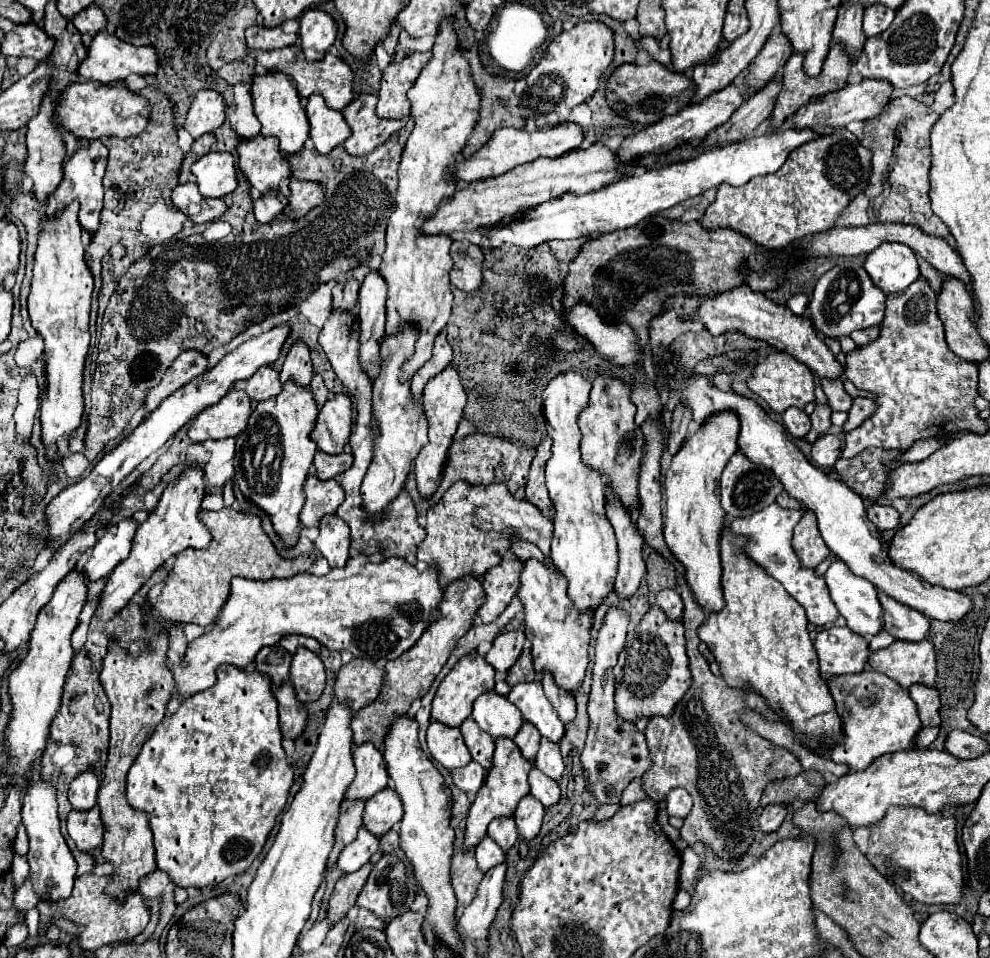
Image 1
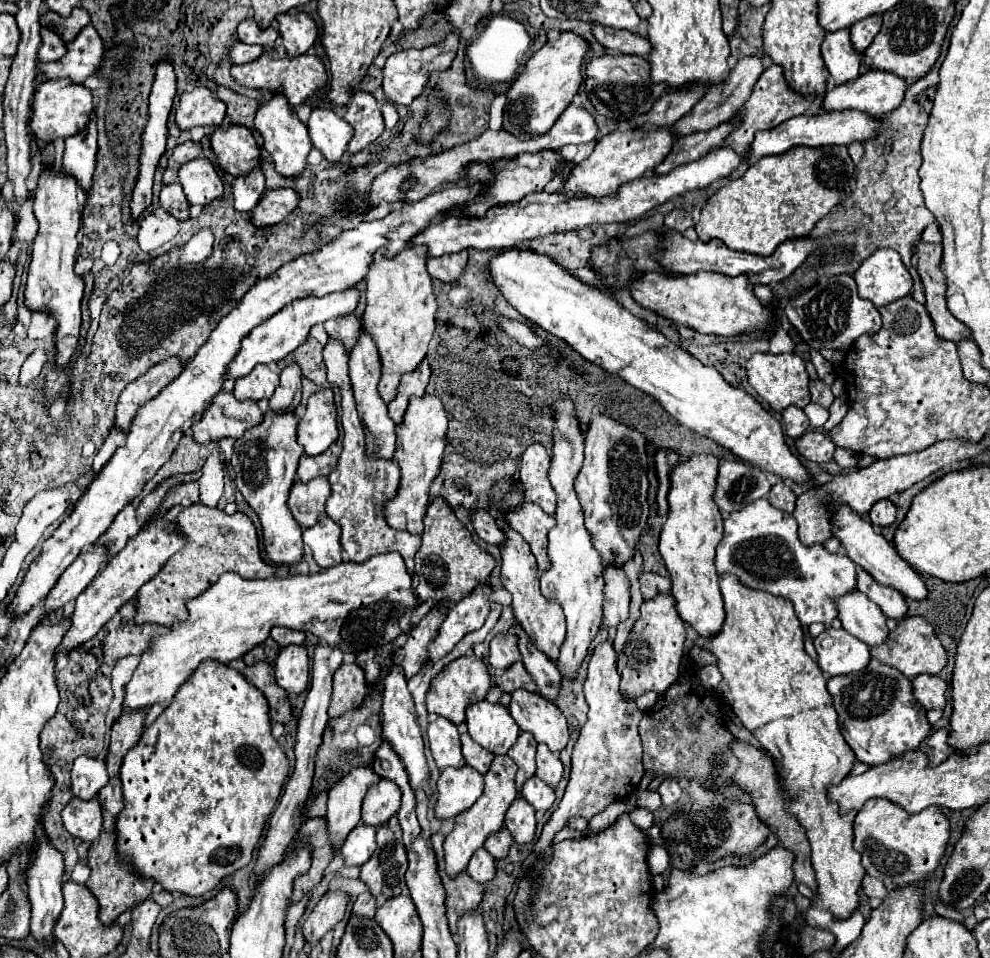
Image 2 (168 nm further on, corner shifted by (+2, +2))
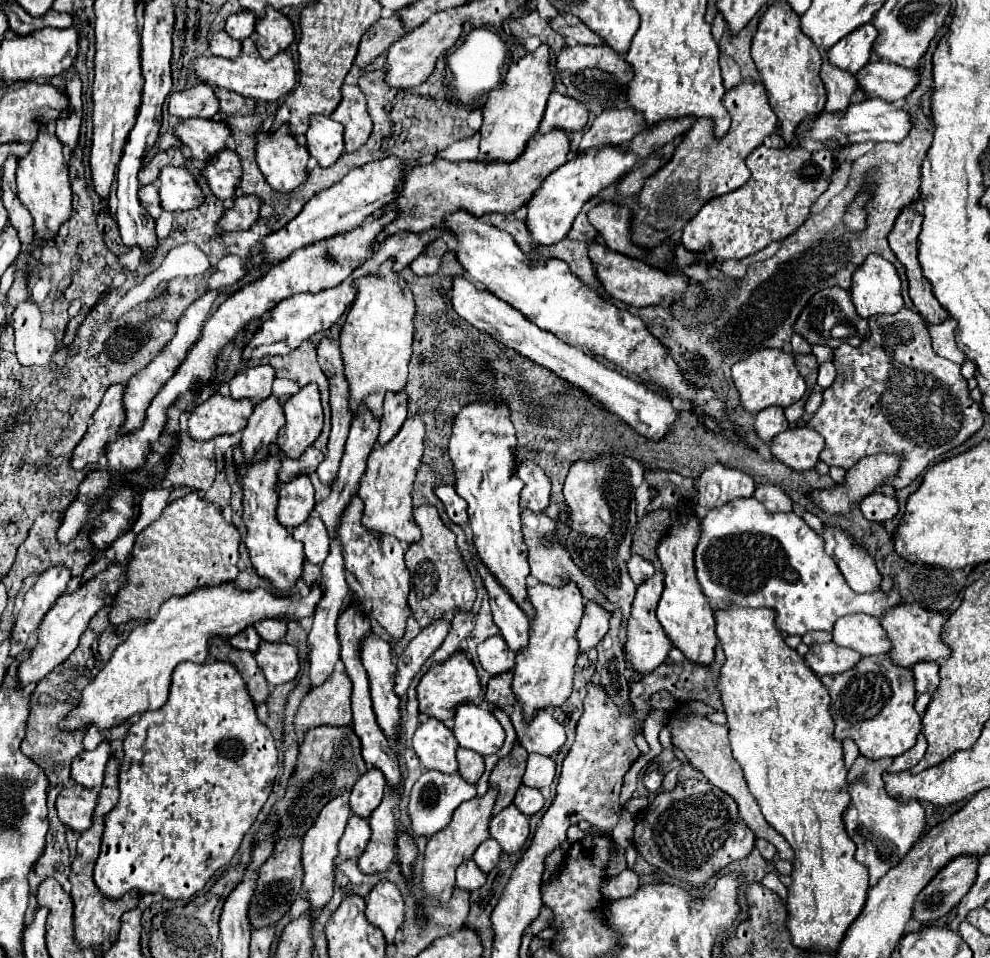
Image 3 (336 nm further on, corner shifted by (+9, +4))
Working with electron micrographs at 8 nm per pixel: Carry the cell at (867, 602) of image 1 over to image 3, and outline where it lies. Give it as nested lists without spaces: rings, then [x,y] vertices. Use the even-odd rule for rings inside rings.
[[[869,614],[841,616],[833,628],[833,642],[845,648],[853,648],[863,656],[887,654],[891,650],[891,642],[881,628],[879,618]]]

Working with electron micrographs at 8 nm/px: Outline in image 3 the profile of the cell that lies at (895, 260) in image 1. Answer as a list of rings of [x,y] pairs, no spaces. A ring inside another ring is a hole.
[[[871,254],[853,272],[851,300],[861,318],[899,312],[903,308],[903,296],[897,268],[879,254]]]

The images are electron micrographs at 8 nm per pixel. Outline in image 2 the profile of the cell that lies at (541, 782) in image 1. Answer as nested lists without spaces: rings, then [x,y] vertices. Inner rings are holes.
[[[532,776],[526,784],[524,784],[524,788],[522,788],[522,798],[524,800],[528,800],[536,810],[540,810],[540,812],[546,812],[552,804],[554,804],[554,800],[556,800],[556,796],[554,796],[554,788],[550,788],[548,784],[544,784],[540,778],[536,778],[536,776]]]

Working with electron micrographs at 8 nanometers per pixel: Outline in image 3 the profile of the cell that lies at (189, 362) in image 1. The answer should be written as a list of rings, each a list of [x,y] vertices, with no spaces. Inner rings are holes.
[[[113,384],[105,392],[99,408],[93,414],[93,422],[87,428],[87,434],[73,452],[71,466],[75,470],[81,470],[87,464],[97,464],[105,446],[123,426],[125,422],[123,394],[125,394],[125,384]]]

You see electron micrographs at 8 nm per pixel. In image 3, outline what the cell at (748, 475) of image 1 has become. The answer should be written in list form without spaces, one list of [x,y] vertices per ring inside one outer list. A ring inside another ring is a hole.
[[[711,466],[699,478],[697,502],[707,510],[721,508],[735,498],[749,498],[753,490],[755,482],[749,474],[727,466]]]

